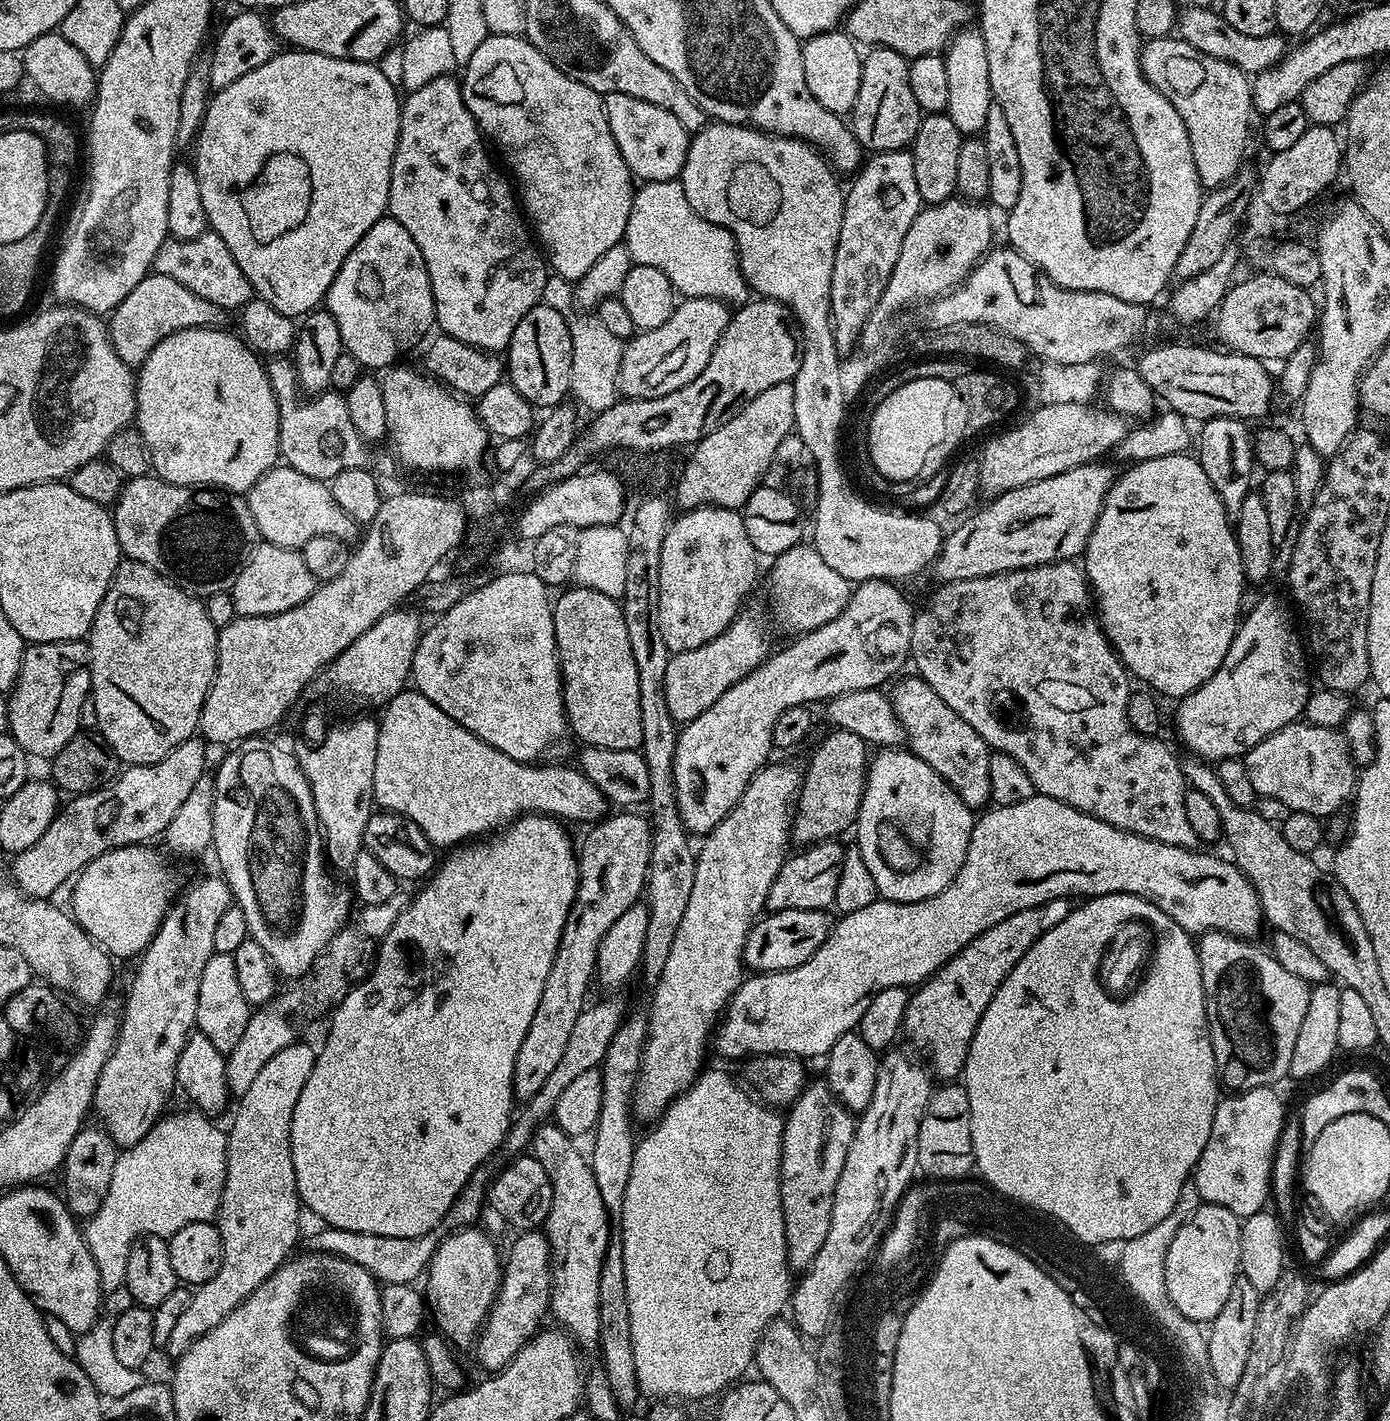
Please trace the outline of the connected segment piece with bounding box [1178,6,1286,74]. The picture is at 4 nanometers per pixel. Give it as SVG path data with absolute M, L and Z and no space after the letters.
M1209 6L1206 8L1183 8L1178 12L1178 36L1194 50L1206 54L1210 58L1218 58L1222 62L1230 62L1241 68L1243 72L1255 74L1272 68L1283 58L1286 51L1285 37L1280 34L1254 38L1254 34L1241 34L1226 22L1226 18L1217 9Z

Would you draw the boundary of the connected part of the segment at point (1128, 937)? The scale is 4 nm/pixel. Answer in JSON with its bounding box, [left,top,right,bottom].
[1092,916,1160,1004]

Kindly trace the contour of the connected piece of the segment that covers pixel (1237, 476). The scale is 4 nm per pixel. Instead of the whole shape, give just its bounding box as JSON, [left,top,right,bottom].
[1198,416,1254,518]

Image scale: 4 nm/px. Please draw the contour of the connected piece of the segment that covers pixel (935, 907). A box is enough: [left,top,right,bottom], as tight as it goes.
[714,794,1264,1061]

